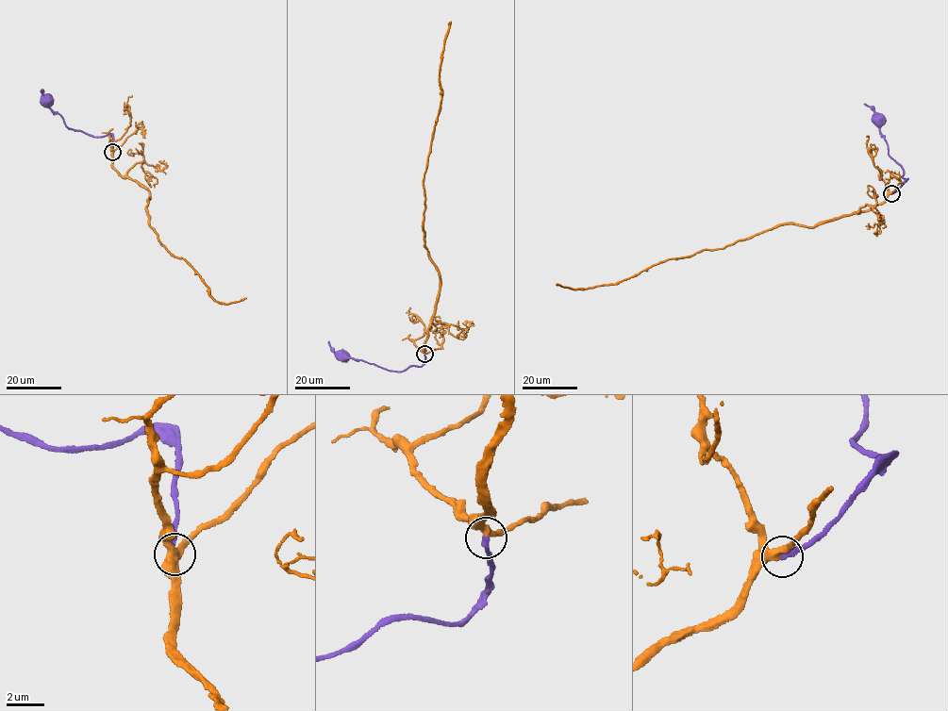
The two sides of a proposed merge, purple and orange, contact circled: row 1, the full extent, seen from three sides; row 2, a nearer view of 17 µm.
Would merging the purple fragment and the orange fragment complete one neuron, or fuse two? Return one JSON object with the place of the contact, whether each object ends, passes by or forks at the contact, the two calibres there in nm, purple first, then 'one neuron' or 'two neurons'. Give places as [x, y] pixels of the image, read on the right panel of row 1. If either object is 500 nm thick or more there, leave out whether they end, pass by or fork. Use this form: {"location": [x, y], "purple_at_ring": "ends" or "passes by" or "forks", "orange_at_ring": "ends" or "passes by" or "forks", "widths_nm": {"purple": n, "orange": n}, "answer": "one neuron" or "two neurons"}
{"location": [891, 193], "purple_at_ring": "ends", "orange_at_ring": "passes by", "widths_nm": {"purple": 320, "orange": 380}, "answer": "one neuron"}

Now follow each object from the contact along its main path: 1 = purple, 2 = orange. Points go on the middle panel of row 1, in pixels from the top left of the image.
1: (424, 354), (422, 366), (408, 366), (398, 372), (343, 355)
2: (424, 354), (440, 278), (425, 245), (424, 177), (440, 103), (440, 56), (451, 22)

